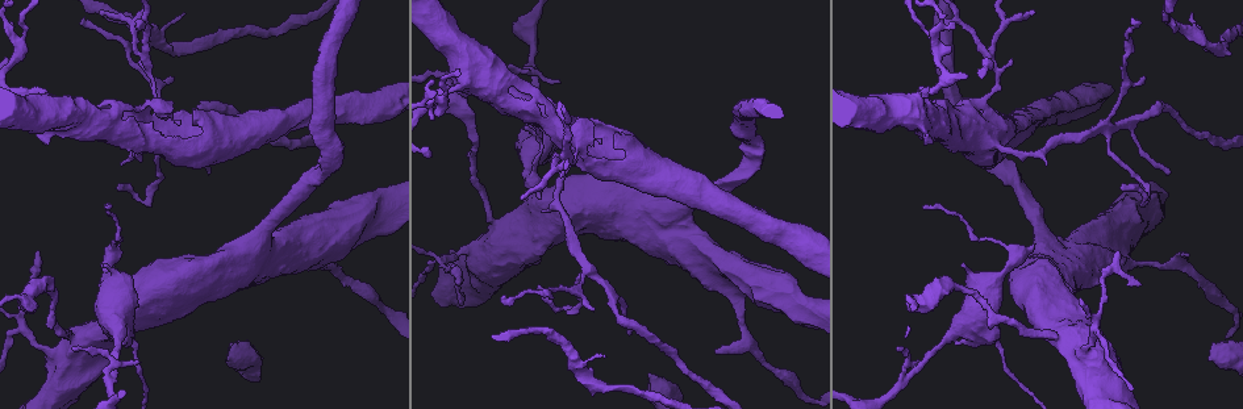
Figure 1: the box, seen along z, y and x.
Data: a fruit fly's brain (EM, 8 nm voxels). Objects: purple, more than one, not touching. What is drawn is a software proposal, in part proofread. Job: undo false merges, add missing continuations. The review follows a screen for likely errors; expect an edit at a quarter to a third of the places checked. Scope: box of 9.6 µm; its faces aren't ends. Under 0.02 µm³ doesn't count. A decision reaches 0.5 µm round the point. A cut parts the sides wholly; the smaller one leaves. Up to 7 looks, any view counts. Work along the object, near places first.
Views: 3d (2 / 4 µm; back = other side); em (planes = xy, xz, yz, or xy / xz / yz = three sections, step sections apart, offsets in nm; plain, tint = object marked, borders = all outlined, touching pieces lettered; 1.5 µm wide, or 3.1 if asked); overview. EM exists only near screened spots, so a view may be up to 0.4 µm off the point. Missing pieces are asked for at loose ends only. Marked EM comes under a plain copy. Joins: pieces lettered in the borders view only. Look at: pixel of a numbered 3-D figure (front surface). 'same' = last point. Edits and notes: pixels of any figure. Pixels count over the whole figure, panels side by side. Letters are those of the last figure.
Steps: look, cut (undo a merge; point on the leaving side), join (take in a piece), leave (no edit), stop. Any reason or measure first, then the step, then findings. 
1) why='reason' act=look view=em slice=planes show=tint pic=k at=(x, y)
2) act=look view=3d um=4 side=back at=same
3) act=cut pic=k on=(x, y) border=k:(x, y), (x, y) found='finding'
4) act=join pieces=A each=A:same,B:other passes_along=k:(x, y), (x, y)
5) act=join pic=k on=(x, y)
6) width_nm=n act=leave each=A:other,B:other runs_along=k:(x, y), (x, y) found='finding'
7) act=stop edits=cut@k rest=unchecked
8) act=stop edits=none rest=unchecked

why='a fork' act=look view=3d um=2 pic=1 at=(565, 156)

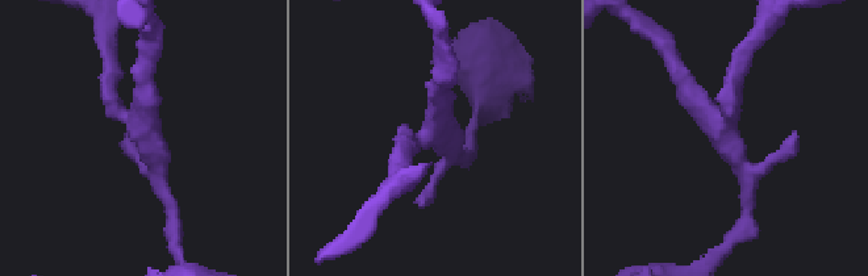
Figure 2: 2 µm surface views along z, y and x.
act=look view=em slice=planes show=borders pic=2 at=(723, 129)

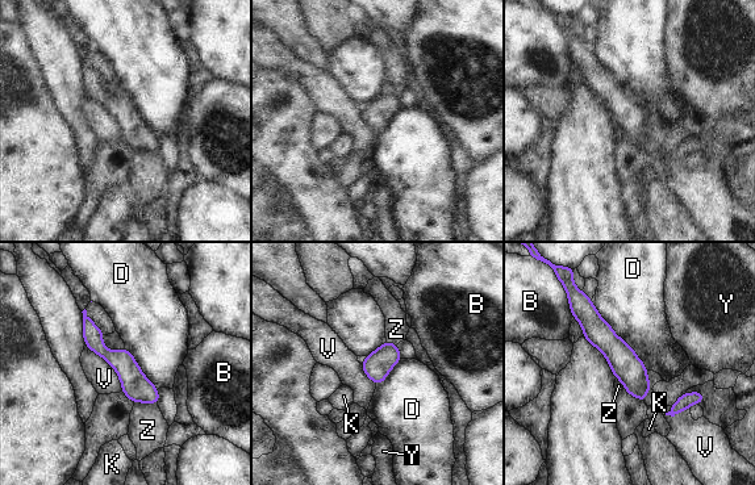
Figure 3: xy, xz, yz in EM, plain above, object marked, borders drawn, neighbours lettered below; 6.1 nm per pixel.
width_nm=170 act=leave each=B:other,D:other,K:other,V:other,Y:other,Z:other border=3:(86, 345), (115, 371), (122, 391) found='all the same cell'

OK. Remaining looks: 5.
why='thick turns thin' act=look view=3d um=4 pic=1 at=(27, 300)

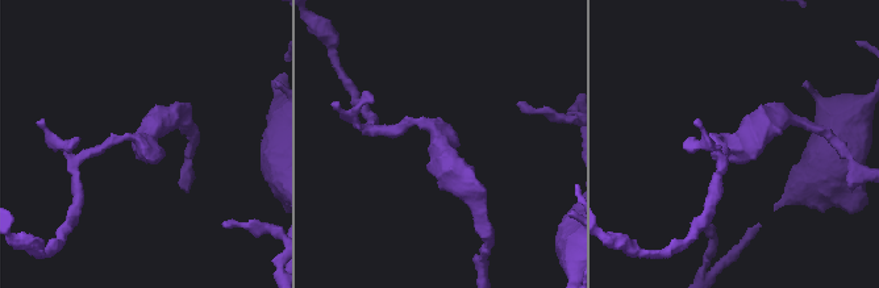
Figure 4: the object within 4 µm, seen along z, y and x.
act=look view=em slice=xy step=4 show=borders pic=4 at=(438, 141)

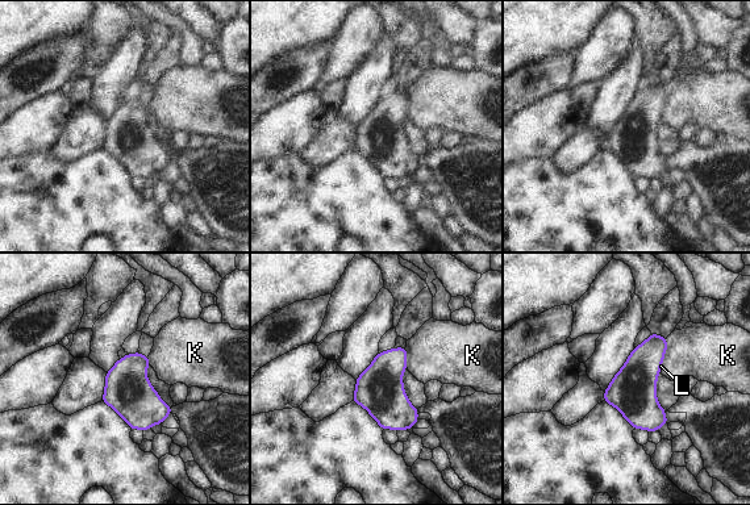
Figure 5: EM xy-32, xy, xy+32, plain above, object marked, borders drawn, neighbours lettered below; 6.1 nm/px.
act=leave each=K:other,L:other border=5:(667, 338), (667, 349), (661, 364) found='continuous, no second cell'

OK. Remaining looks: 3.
why='free end' act=look view=em slice=xz step=8 show=tint pic=1 at=(717, 353)

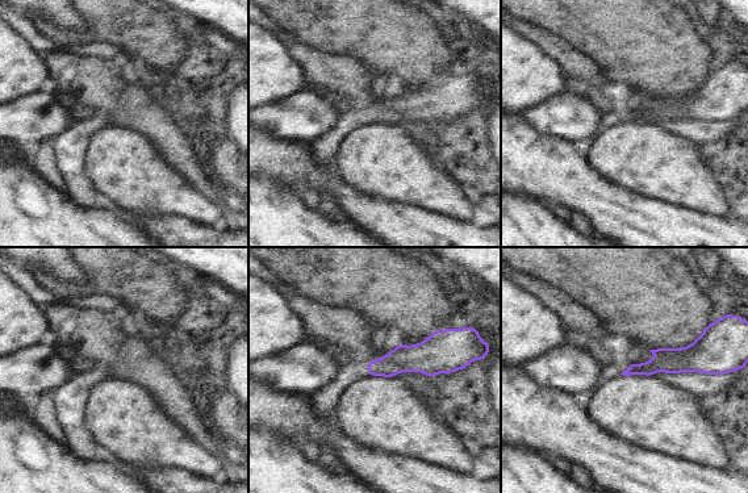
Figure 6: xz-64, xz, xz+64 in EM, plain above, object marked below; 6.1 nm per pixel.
why='cut it another way' act=look view=em slice=planes show=borders at=same

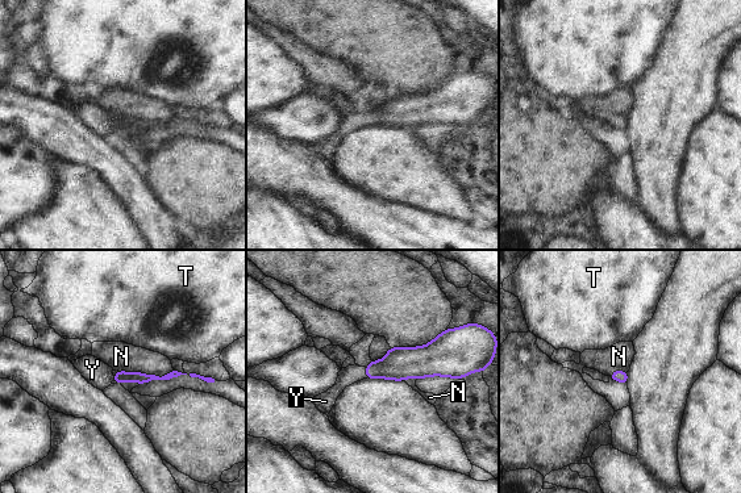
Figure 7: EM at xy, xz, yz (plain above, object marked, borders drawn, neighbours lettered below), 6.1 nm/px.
act=join pieces=Y each=N:other,T:other,Y:same passes_along=7:(399, 364), (366, 372), (346, 376) found='it goes on there'

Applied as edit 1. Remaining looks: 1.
act=stop edits=join@7 rest=unchecked

